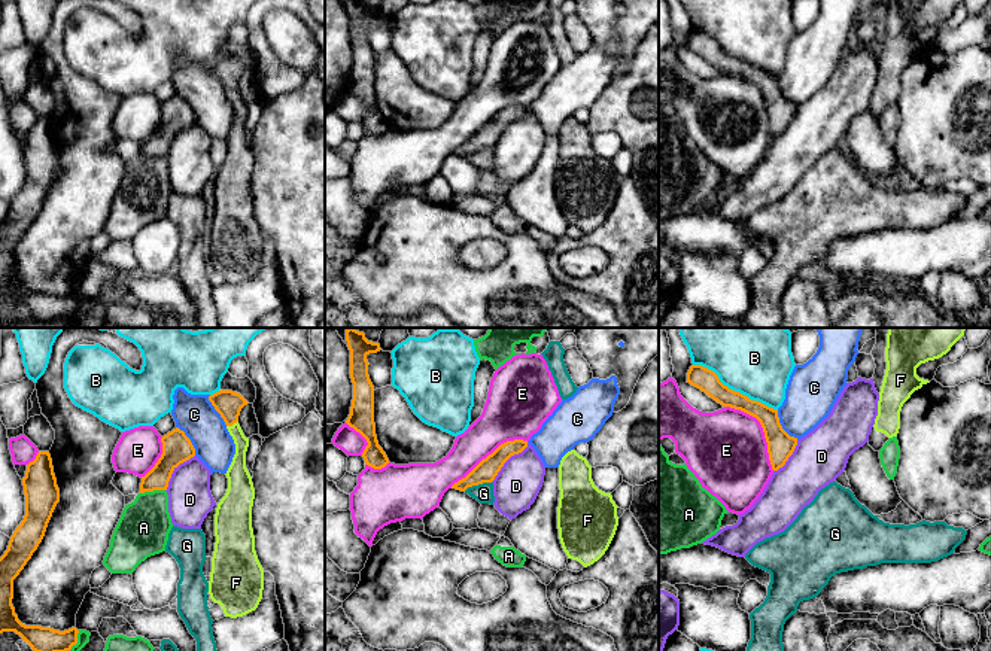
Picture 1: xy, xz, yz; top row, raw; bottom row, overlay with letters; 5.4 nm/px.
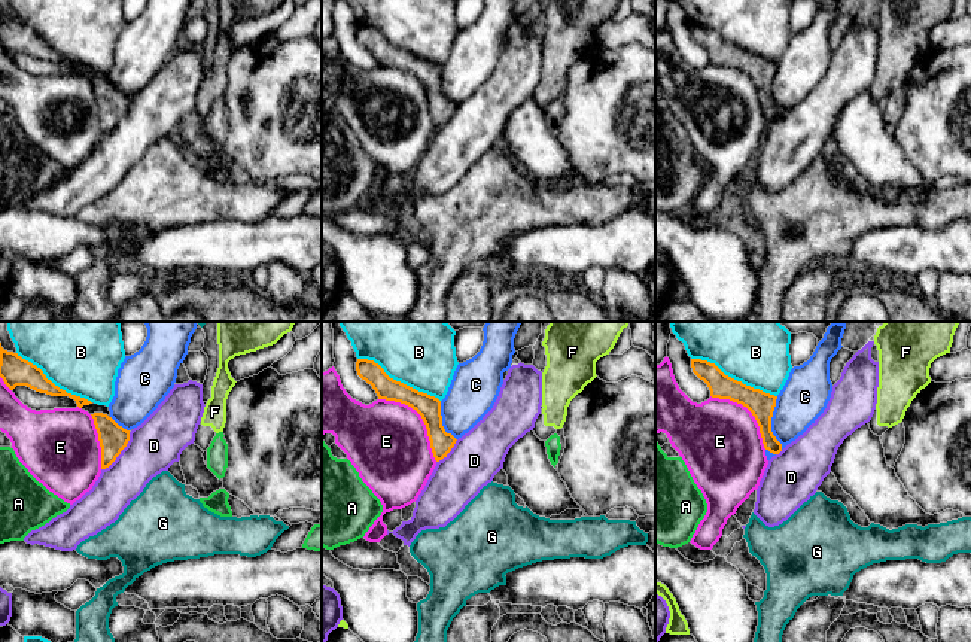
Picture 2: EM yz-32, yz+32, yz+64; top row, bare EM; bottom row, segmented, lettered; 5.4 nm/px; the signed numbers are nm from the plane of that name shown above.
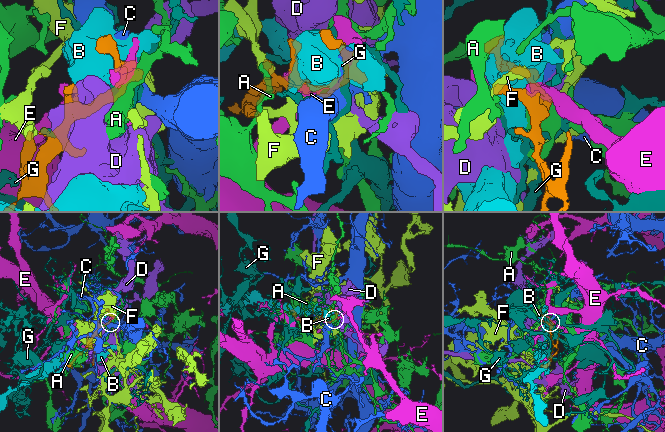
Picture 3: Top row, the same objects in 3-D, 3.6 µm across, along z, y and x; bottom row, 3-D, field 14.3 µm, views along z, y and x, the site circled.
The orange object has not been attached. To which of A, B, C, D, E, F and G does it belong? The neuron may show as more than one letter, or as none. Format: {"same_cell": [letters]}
{"same_cell": ["F"]}

